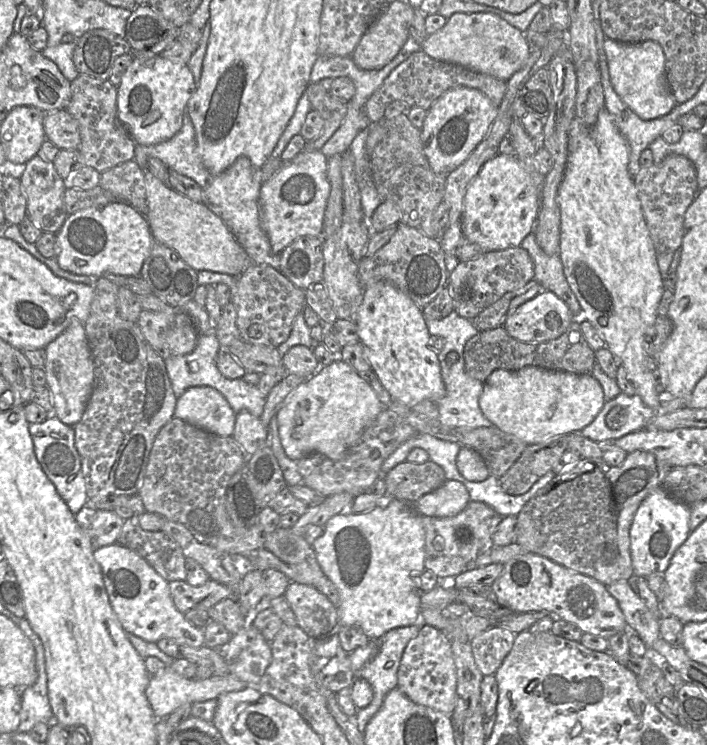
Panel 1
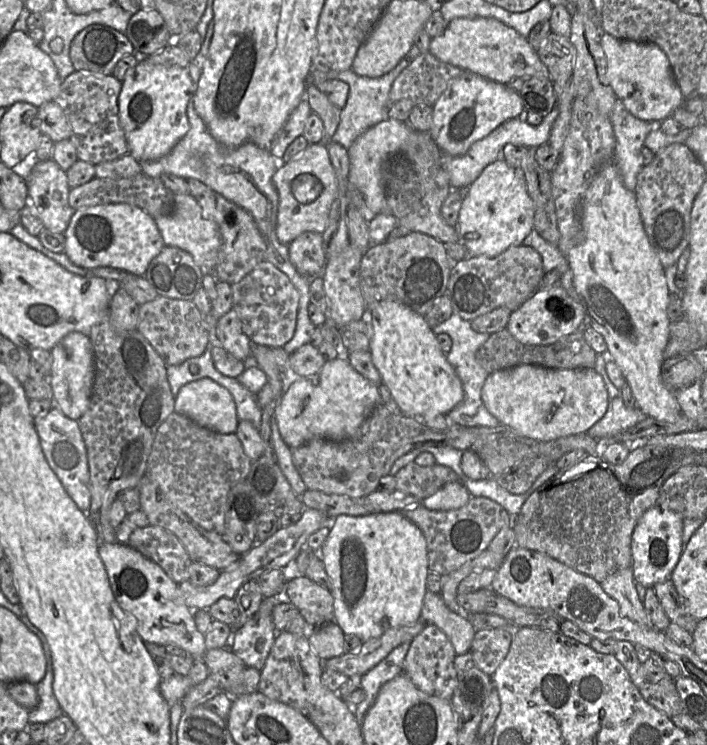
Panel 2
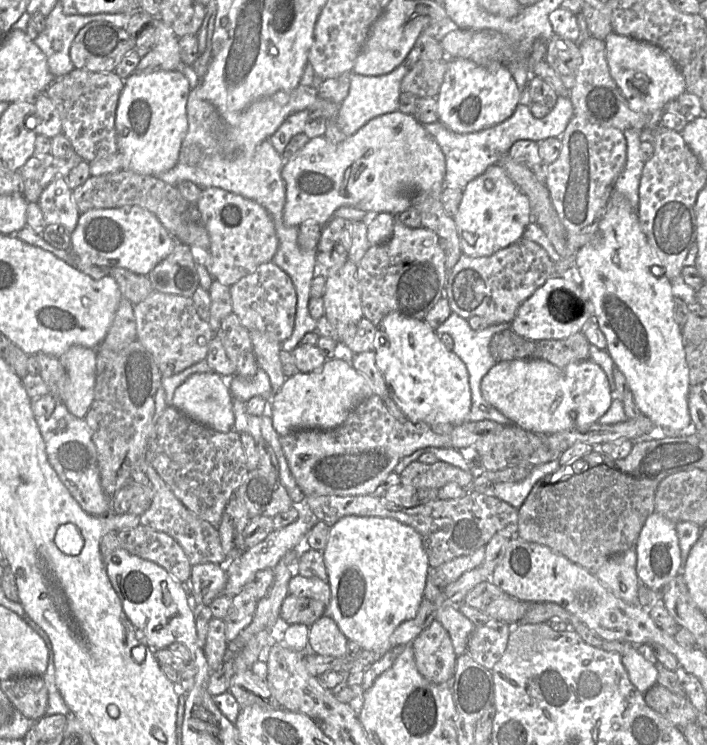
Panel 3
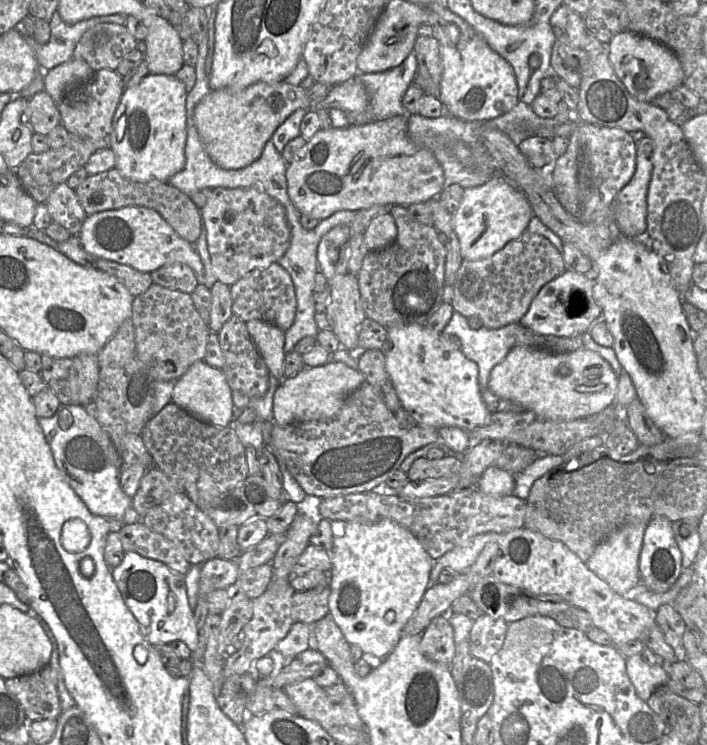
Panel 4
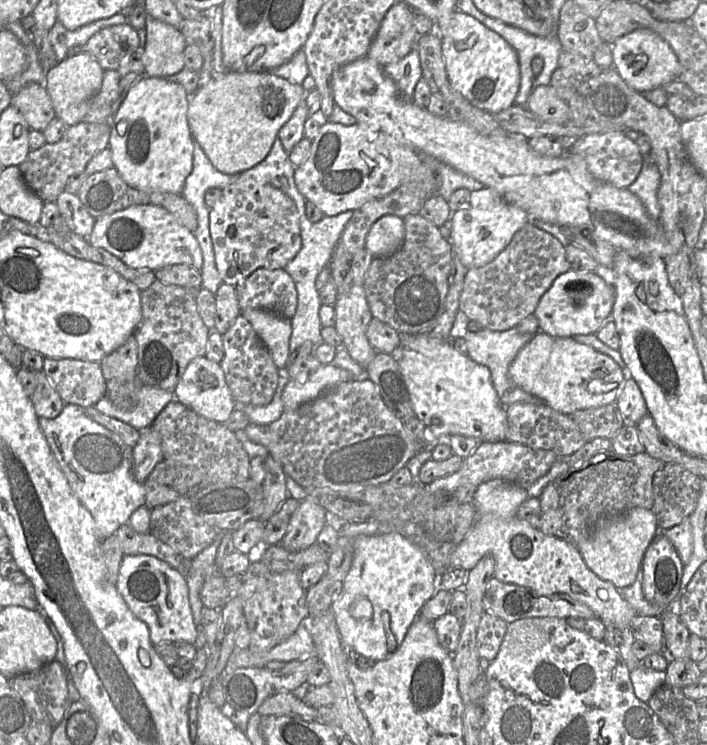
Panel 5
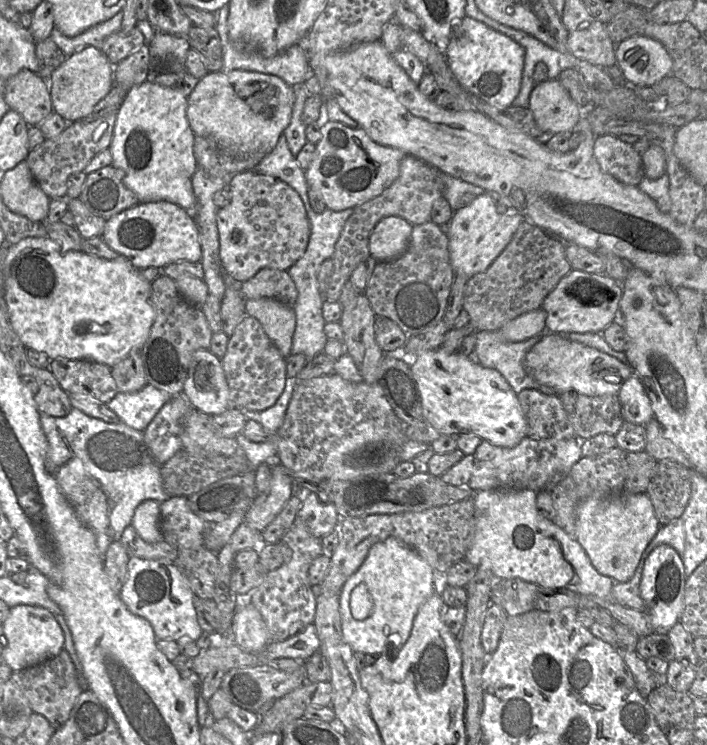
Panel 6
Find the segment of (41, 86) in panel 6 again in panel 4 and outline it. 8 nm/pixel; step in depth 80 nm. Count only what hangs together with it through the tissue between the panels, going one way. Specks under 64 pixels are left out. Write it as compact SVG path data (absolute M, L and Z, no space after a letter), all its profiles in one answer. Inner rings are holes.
M44 90L34 94L24 112L26 125L34 132L43 135L61 124L61 116L51 96Z

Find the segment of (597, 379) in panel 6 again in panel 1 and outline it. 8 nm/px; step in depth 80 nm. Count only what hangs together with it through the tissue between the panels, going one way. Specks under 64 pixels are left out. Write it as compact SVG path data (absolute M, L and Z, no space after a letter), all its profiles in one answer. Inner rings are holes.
M524 367L517 371L494 370L486 379L479 397L479 407L492 425L527 445L581 433L604 404L603 388L592 373L579 375L539 367Z

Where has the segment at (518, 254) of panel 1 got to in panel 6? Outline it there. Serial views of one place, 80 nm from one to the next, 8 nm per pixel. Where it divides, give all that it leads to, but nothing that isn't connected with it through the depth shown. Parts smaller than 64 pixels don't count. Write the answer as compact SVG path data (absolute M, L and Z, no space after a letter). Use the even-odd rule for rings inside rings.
M523 220L510 242L483 272L477 273L467 279L463 309L468 313L470 323L477 331L499 331L510 320L532 310L541 307L544 298L557 285L560 279L572 270L566 255L565 245L542 228Z

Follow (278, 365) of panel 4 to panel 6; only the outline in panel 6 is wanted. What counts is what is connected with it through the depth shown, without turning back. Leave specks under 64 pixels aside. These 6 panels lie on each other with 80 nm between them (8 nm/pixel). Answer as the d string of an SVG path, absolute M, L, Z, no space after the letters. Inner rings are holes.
M259 298L246 300L245 312L260 322L267 336L285 358L291 354L296 326L294 307L277 299Z

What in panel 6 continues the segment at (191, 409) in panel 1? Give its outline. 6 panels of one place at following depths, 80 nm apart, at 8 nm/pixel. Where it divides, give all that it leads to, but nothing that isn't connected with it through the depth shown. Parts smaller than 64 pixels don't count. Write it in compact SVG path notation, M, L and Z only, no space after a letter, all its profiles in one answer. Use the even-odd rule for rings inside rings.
M208 349L193 352L182 391L192 407L206 414L218 415L231 408L221 359Z

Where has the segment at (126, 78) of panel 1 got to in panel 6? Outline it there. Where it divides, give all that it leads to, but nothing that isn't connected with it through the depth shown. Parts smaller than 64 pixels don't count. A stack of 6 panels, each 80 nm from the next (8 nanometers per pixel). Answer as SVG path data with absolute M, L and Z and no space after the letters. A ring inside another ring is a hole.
M148 80L132 87L118 109L109 149L112 154L111 165L119 172L125 186L137 195L140 203L171 202L191 213L195 221L196 198L192 188L192 176L197 162L193 152L194 134L186 116L187 106L188 97L178 89Z

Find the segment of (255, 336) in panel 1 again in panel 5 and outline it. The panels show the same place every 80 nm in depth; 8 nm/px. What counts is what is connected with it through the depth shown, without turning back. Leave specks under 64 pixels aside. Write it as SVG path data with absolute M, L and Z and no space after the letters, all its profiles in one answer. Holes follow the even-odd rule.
M259 268L235 286L241 311L262 309L287 319L297 310L298 294L285 269Z

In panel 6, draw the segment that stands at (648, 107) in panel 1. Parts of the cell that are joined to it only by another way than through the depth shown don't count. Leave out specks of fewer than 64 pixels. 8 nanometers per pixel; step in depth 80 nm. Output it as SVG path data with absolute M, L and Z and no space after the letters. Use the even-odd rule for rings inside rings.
M635 35L615 47L617 65L625 82L651 87L672 73L673 60L657 40Z

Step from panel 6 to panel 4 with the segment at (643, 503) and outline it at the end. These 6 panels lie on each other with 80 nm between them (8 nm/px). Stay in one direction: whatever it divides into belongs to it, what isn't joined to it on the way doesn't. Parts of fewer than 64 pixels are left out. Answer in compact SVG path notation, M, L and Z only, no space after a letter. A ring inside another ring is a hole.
M627 524L619 528L597 546L585 563L589 570L605 581L618 595L623 596L639 583L639 558L646 526L645 524Z

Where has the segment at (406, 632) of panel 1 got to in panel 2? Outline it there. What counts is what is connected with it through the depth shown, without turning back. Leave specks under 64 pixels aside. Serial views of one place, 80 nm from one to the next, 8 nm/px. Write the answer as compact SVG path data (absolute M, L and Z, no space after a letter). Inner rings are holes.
M404 642L394 648L382 661L361 677L360 687L365 692L365 699L352 706L357 721L362 725L363 719L373 705L379 690L388 681L403 673L403 664L411 642Z

